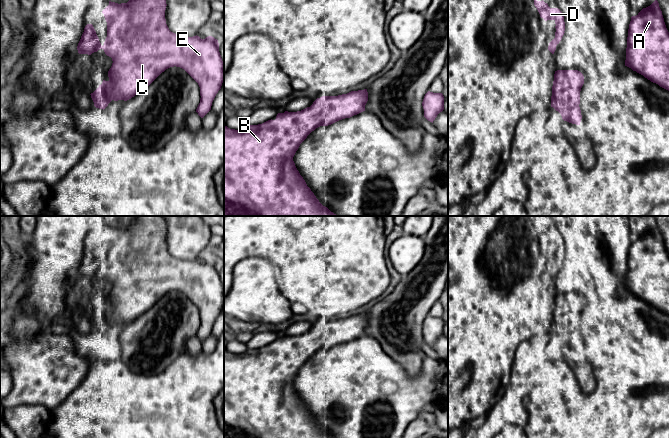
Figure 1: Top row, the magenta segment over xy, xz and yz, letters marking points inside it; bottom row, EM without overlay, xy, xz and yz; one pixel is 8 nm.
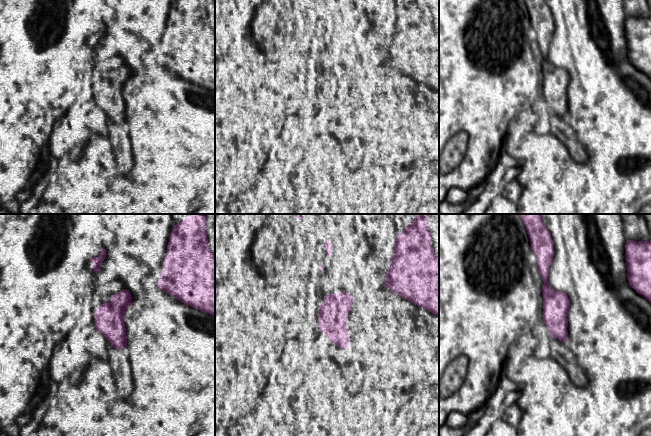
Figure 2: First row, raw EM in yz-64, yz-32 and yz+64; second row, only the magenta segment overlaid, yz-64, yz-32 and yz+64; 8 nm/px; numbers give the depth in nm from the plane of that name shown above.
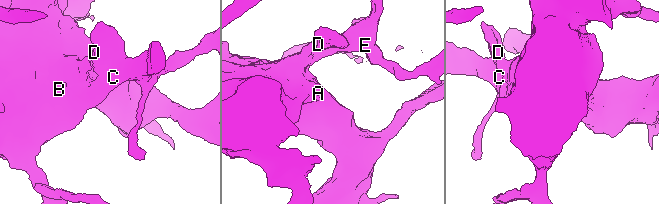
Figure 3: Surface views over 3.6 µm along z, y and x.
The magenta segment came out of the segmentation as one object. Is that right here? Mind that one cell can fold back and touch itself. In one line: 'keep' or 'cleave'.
keep

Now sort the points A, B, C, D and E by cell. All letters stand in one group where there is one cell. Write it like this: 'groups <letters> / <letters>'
groups A B C D E

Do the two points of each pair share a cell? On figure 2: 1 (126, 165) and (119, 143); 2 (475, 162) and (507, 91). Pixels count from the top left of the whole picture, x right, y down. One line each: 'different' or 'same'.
1: same
2: same

